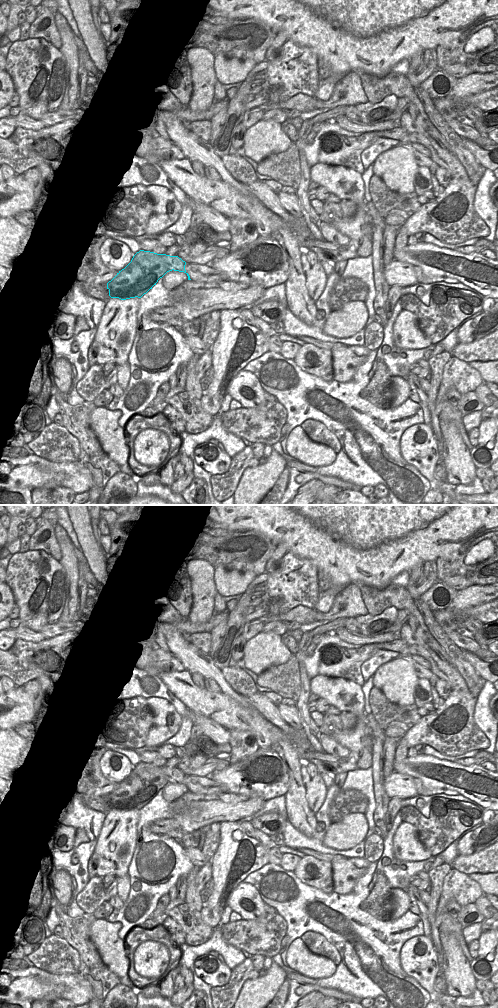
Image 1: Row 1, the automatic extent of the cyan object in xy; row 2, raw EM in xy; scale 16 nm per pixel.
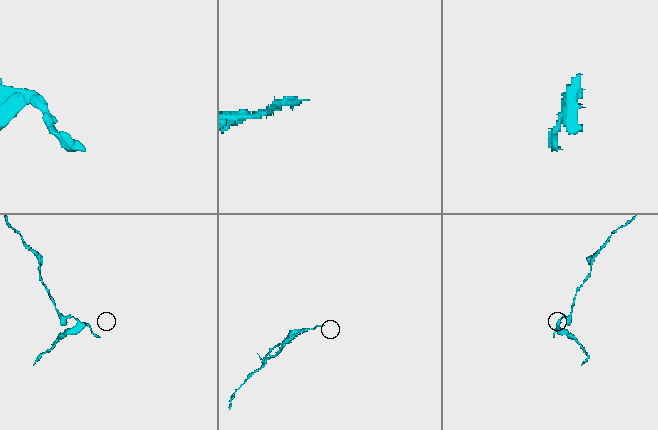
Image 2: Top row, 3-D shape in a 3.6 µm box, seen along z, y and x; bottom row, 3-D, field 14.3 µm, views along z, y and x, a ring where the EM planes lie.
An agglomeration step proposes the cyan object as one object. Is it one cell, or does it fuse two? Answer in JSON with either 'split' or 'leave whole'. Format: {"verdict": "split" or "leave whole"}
{"verdict": "split"}

